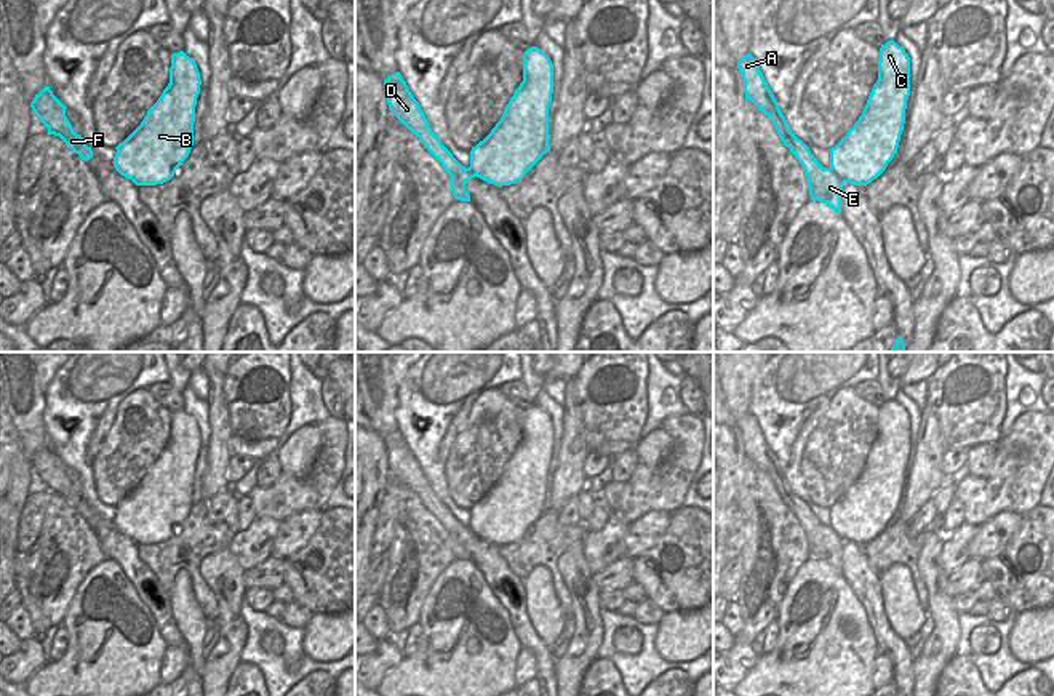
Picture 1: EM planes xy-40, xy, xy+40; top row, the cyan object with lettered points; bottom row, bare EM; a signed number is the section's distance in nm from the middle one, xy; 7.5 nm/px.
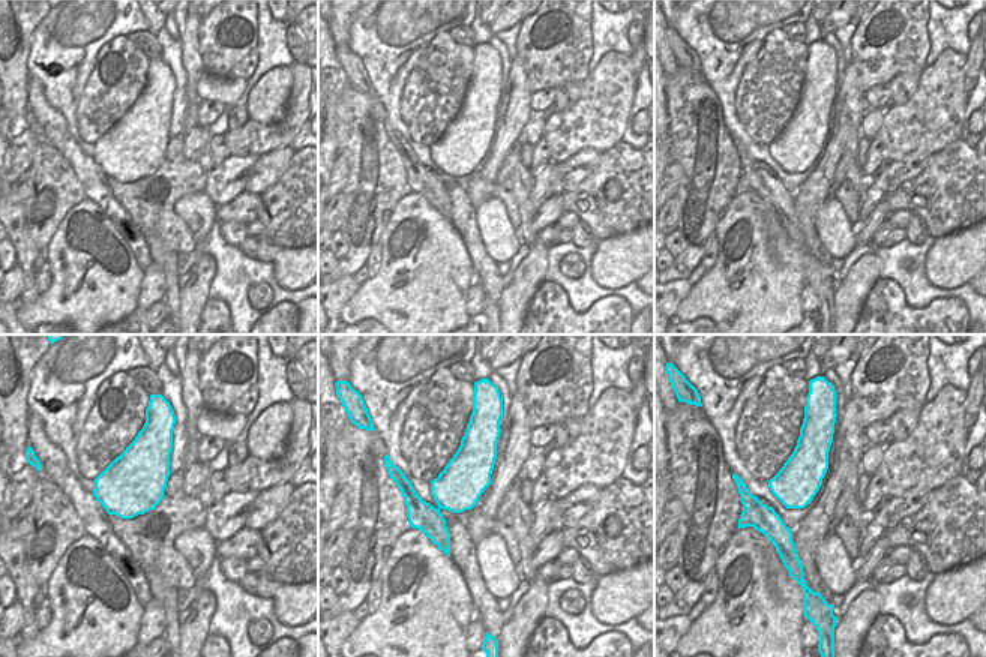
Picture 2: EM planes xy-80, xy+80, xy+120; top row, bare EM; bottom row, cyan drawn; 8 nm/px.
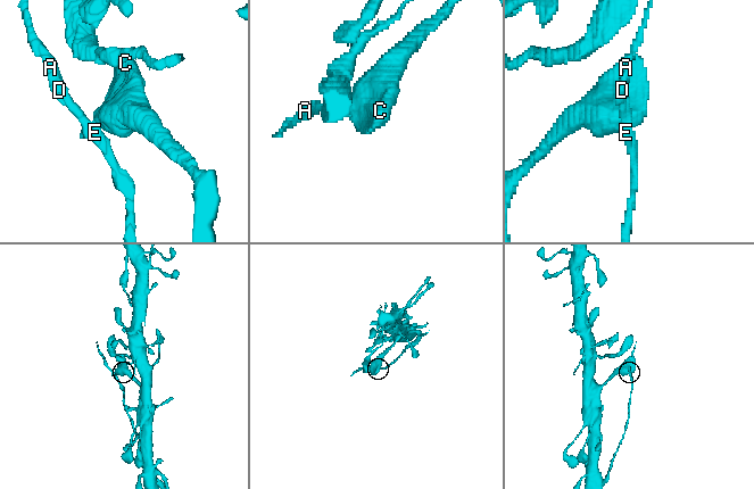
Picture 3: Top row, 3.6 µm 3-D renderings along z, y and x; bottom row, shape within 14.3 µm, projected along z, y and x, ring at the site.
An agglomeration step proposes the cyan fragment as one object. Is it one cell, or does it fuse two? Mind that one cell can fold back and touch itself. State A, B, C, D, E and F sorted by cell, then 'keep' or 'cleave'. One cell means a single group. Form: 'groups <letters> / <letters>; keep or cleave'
groups A D E F / B C; cleave

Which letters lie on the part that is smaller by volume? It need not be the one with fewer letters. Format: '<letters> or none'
A, D, E, F.

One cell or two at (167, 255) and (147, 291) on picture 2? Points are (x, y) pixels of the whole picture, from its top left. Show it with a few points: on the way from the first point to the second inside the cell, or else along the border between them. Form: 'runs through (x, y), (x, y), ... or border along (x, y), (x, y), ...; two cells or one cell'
border along (152, 261), (162, 270), (165, 278), (164, 299); two cells

